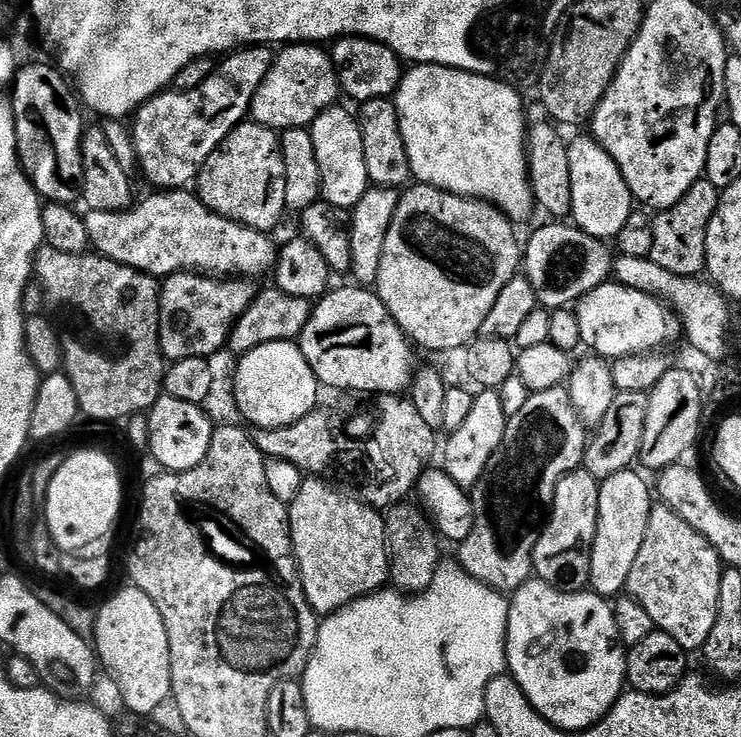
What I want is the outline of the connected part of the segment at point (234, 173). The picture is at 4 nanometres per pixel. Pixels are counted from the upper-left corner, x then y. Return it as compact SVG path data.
M243 122L217 149L220 156L208 161L224 162L224 166L212 172L212 182L206 182L208 174L199 174L204 184L212 184L208 200L216 206L216 212L222 210L226 219L236 220L256 231L274 233L286 213L286 168L284 156L280 153L280 136L273 129L255 122Z

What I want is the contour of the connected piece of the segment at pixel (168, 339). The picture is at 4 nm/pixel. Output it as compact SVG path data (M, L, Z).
M192 270L176 271L163 279L160 292L160 348L167 361L188 357L211 359L231 341L232 327L248 300L240 278L218 280Z

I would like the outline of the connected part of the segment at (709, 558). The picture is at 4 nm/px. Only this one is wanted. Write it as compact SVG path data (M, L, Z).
M667 506L653 507L647 526L627 591L644 607L659 631L670 634L685 652L699 653L714 629L725 565L714 546Z

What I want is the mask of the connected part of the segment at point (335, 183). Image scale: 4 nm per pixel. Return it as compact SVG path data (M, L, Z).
M340 107L328 108L311 124L310 131L314 142L314 155L318 158L323 203L351 210L358 202L362 202L362 194L368 192L370 181L366 174L366 154L362 150L360 121L353 113L351 116L346 109Z

